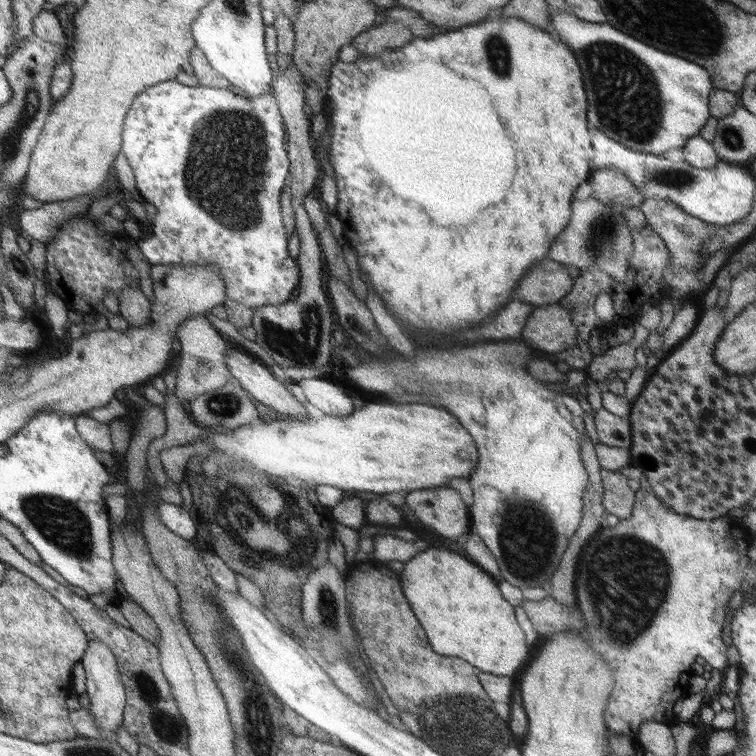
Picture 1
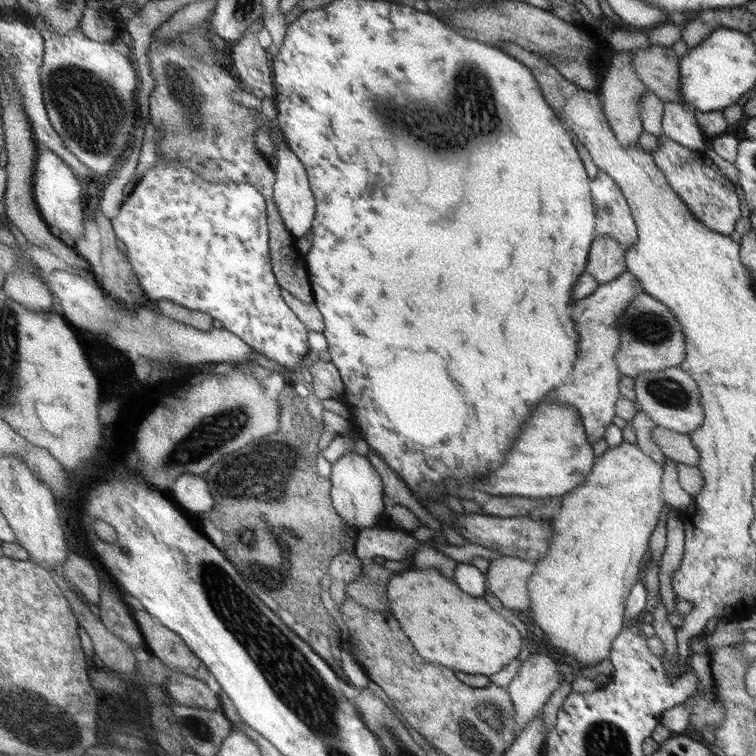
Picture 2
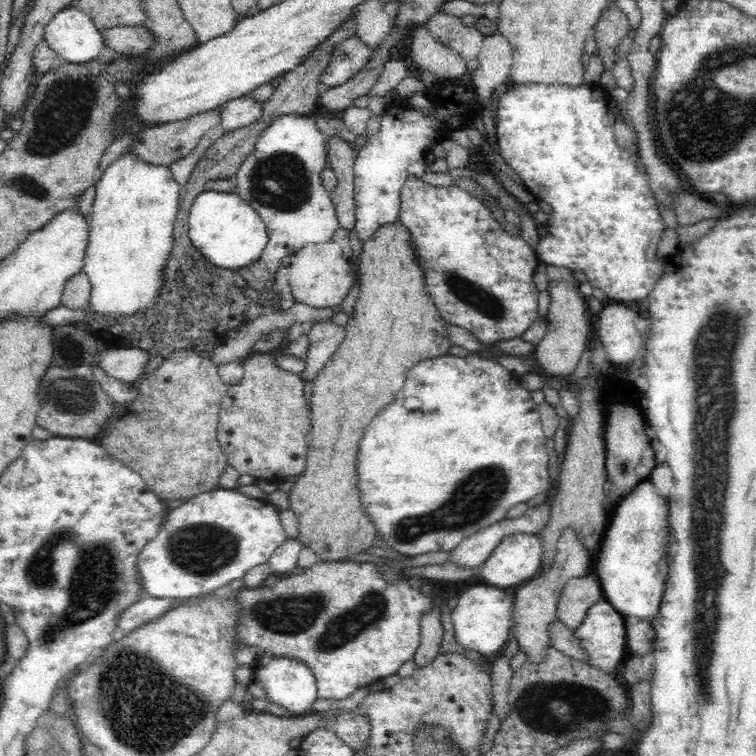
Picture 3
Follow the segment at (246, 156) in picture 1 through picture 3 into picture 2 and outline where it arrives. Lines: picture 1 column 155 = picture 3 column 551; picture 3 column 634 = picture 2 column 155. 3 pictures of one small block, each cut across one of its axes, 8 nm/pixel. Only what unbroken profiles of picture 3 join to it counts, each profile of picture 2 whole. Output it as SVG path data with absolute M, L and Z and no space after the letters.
M156 157L155 164L151 169L147 170L142 176L142 179L137 182L129 196L124 200L120 206L120 211L115 218L110 220L115 237L125 245L126 256L129 264L138 280L143 296L148 300L169 300L173 304L179 304L187 310L195 310L208 314L212 320L219 320L222 327L229 332L234 333L239 337L239 340L245 341L250 348L253 348L257 353L263 354L265 358L277 362L280 366L291 369L301 362L305 352L307 352L307 338L305 338L305 328L299 322L299 319L289 310L287 305L283 303L283 299L279 297L281 290L277 279L274 276L273 268L271 266L270 252L269 252L269 226L267 225L269 218L266 216L265 198L258 189L253 188L245 182L228 182L227 184L213 183L203 180L201 176L191 168L186 168L185 164L175 164L170 160L162 160Z

